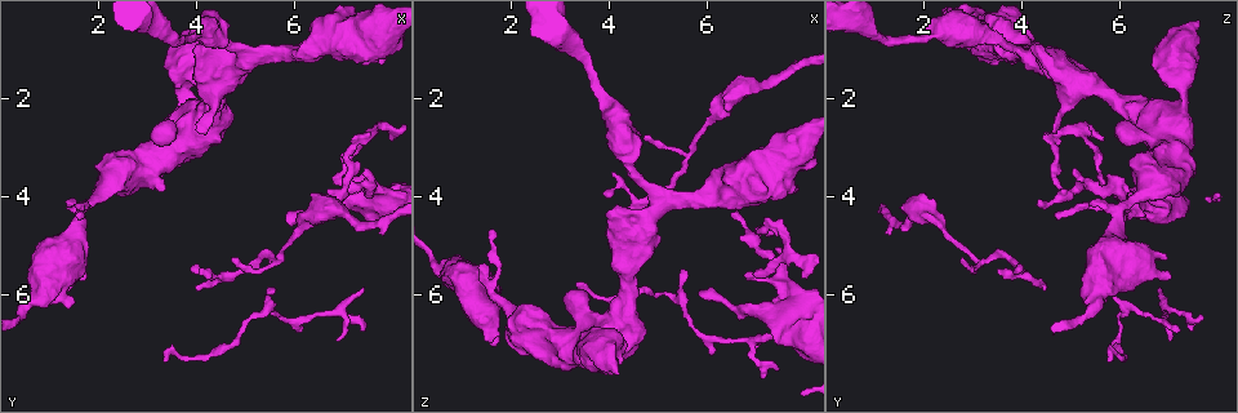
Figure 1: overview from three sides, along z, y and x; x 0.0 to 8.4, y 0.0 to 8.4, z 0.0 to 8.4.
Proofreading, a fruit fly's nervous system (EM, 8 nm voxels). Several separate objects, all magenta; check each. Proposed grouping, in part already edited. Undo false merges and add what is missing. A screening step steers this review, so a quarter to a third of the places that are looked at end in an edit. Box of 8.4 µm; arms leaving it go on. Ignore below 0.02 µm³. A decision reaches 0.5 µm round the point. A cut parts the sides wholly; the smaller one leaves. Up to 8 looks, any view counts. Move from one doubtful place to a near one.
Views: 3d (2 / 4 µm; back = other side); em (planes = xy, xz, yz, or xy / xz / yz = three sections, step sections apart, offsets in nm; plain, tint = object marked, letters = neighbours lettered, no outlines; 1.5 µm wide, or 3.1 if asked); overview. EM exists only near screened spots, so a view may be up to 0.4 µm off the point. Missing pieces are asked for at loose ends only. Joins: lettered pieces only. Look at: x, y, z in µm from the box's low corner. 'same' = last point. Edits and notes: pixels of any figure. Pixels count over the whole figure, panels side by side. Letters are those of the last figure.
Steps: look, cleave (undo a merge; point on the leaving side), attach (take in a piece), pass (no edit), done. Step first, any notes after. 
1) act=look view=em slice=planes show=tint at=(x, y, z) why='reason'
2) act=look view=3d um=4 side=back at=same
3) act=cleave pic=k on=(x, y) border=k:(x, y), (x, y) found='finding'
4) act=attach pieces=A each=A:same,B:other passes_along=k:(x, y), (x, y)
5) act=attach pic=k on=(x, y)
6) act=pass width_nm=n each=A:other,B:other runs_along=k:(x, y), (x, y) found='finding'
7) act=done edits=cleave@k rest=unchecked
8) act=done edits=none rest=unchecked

act=look view=3d um=4 at=(4.75, 5.30, 2.70) why='thin end'

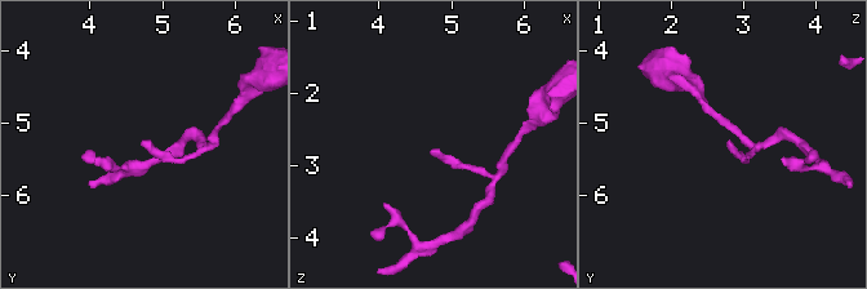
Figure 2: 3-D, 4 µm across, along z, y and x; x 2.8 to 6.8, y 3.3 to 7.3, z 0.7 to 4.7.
act=look view=em slice=planes show=letters at=(4.70, 5.25, 2.80) why='need the tissue'

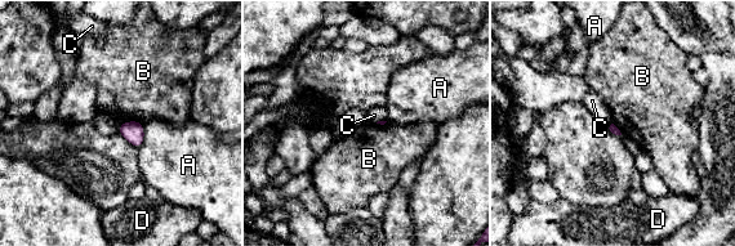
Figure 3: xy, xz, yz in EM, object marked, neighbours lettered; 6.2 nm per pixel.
act=pass each=A:other,B:other,C:other,D:other border=3:(142, 122), (123, 121), (120, 124) found='none of them fits'

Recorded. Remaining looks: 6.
act=look view=3d um=4 at=(5.95, 4.60, 6.05) why='free end'

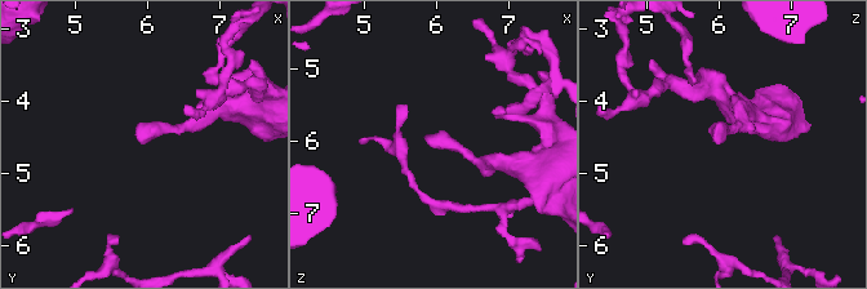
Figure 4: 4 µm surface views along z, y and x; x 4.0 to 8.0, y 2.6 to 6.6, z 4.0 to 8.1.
act=look view=em slice=xy step=4 show=letters at=(5.95, 4.60, 6.05) why='need the tissue'

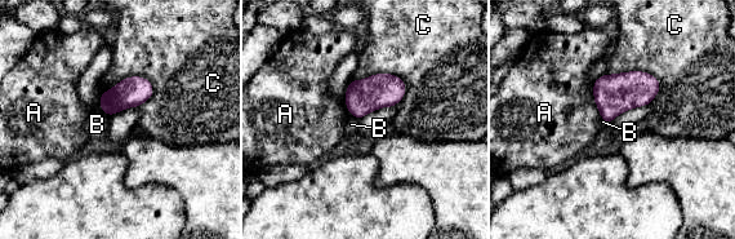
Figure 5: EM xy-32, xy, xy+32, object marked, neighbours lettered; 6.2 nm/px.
act=pass each=A:other,B:other,C:other border=5:(592, 84), (593, 101), (604, 120) found='no lettered piece goes on from it'

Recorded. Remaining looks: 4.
act=look view=em slice=yz step=8 show=letters at=(4.10, 2.75, 4.65) why='an open end'

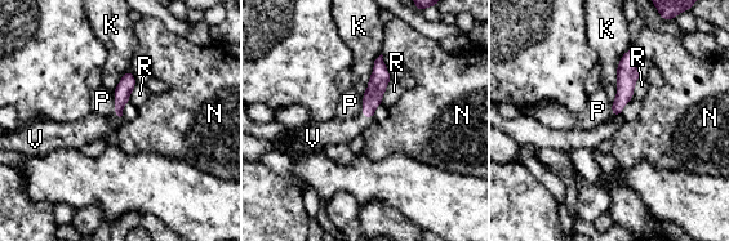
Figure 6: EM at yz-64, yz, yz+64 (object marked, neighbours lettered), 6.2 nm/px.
act=look view=em slice=planes show=letters at=same

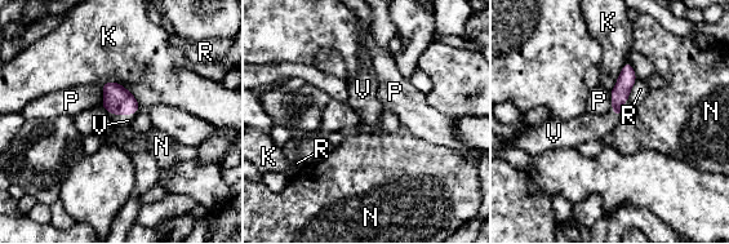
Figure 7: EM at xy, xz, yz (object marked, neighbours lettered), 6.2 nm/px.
act=attach pieces=V each=K:other,N:other,P:other,R:other,V:same passes_along=7:(116, 100), (123, 115), (128, 120) found='it goes on there'

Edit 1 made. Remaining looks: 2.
act=look view=overview

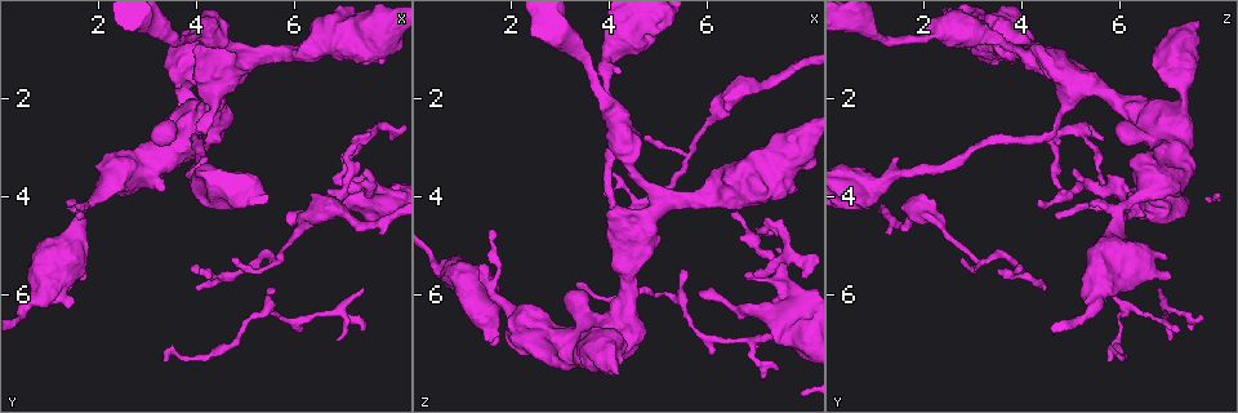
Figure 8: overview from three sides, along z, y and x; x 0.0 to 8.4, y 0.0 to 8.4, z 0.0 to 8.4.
act=look view=em slice=planes show=letters at=(4.00, 5.90, 4.45)

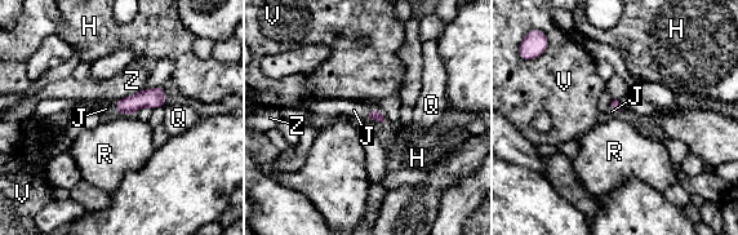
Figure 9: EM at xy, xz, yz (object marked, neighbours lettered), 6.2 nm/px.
act=attach pieces=J longest_contact=Z:200nm each=H:other,J:same,Q:other,R:other,V:other,Z:other passes_along=9:(154, 97), (116, 107), (106, 109) found='the cell continues'

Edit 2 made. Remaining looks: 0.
act=done edits=attach@7,attach@9 rest=unchecked

